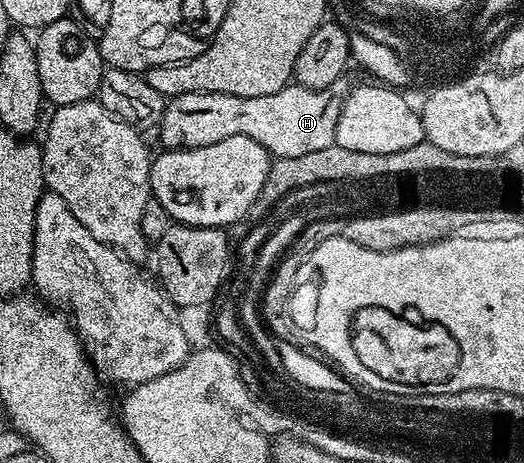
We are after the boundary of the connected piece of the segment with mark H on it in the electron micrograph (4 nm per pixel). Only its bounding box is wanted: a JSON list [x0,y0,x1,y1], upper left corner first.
[160,78,350,157]

